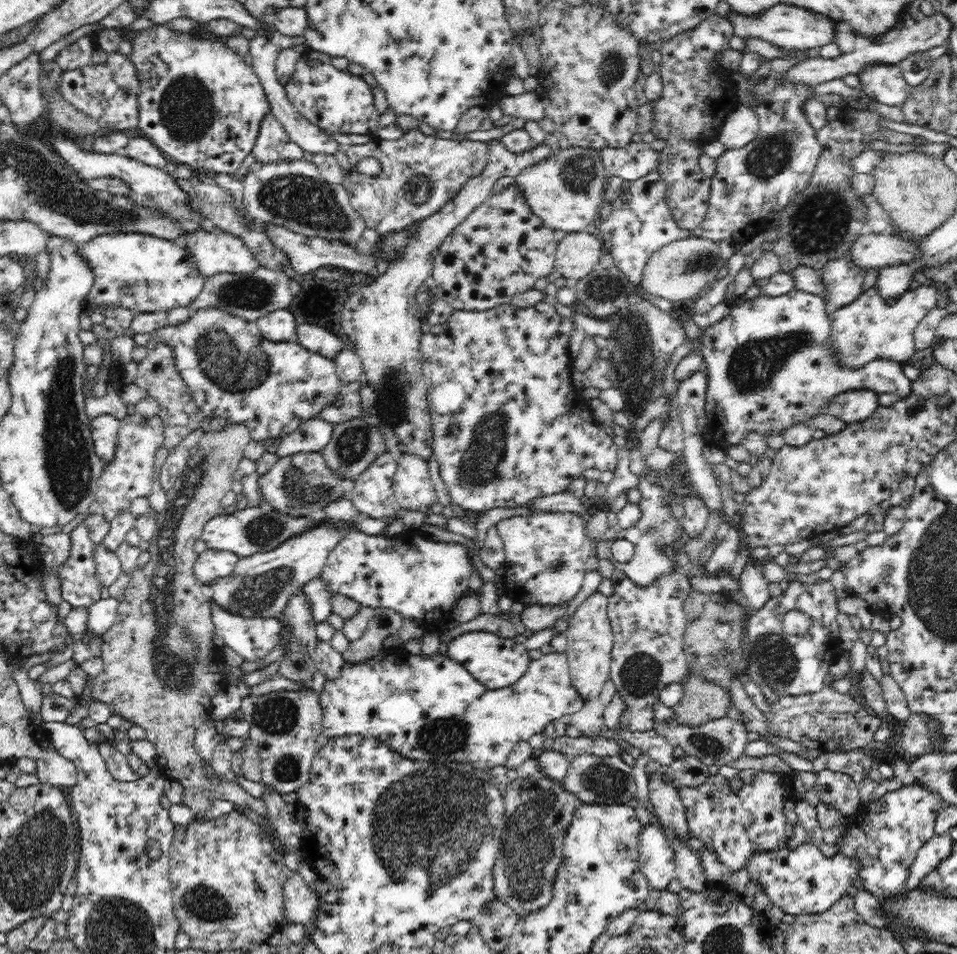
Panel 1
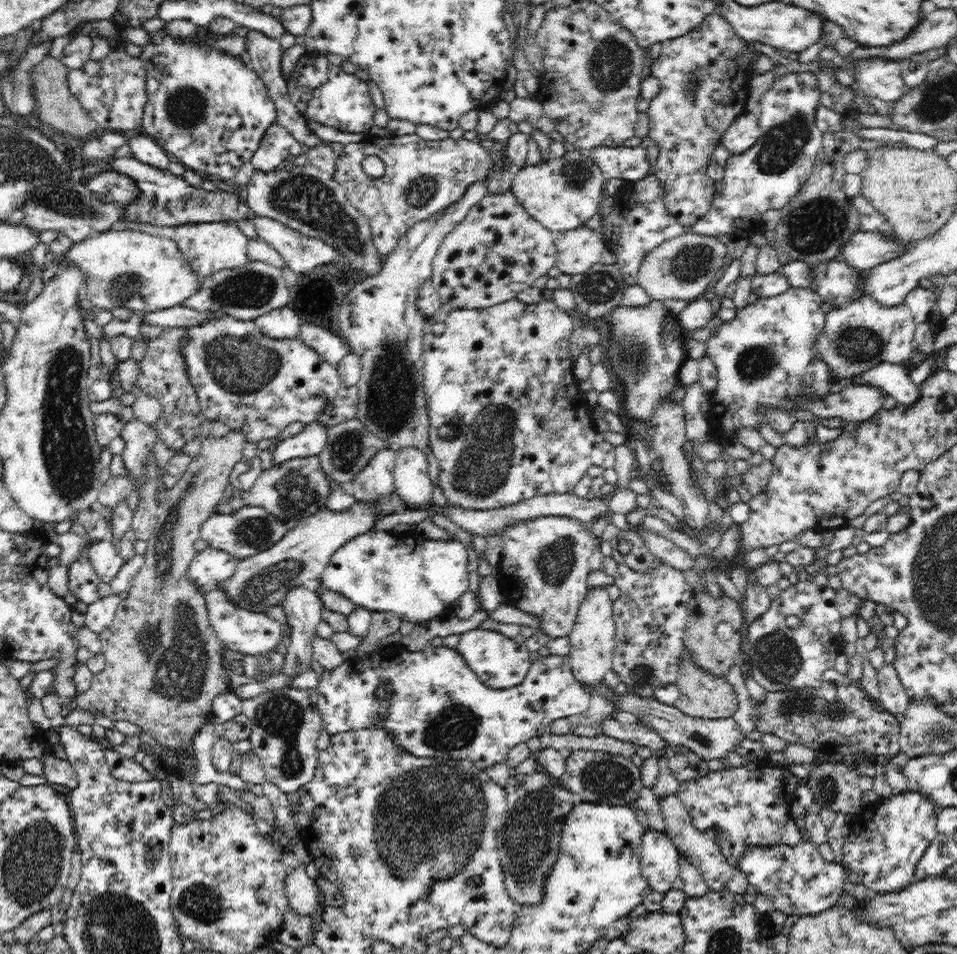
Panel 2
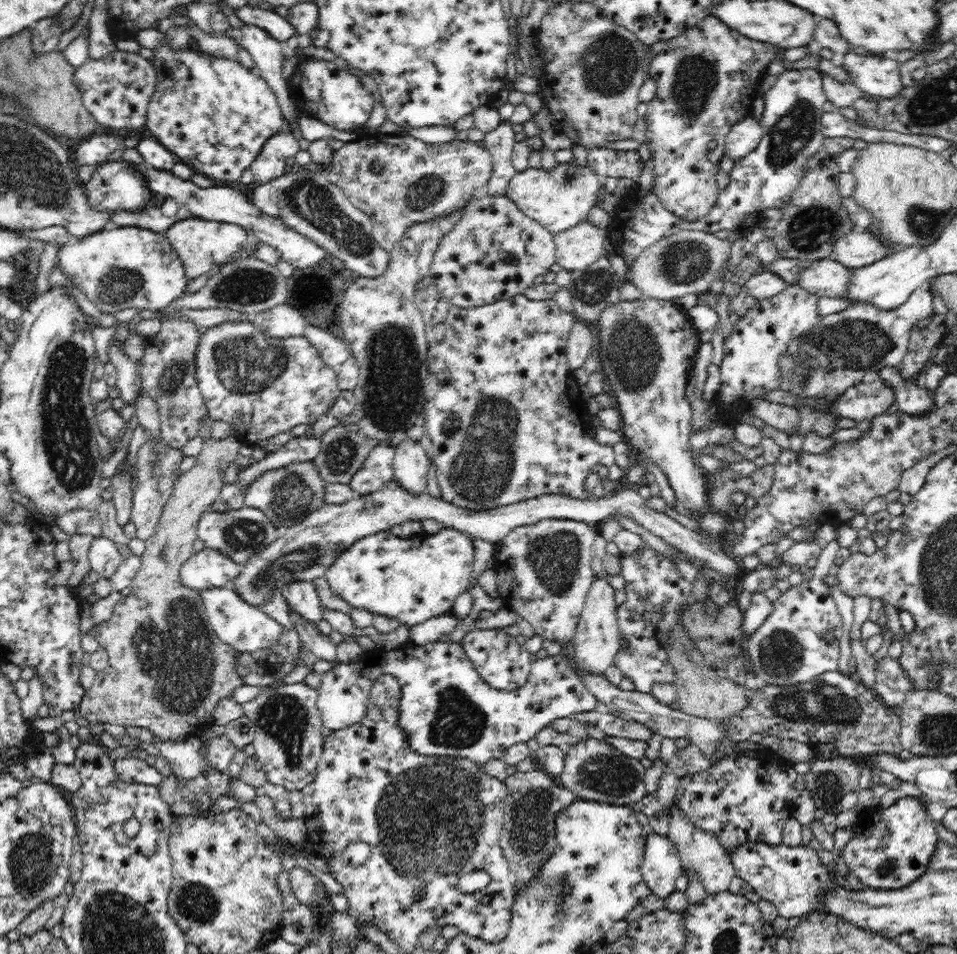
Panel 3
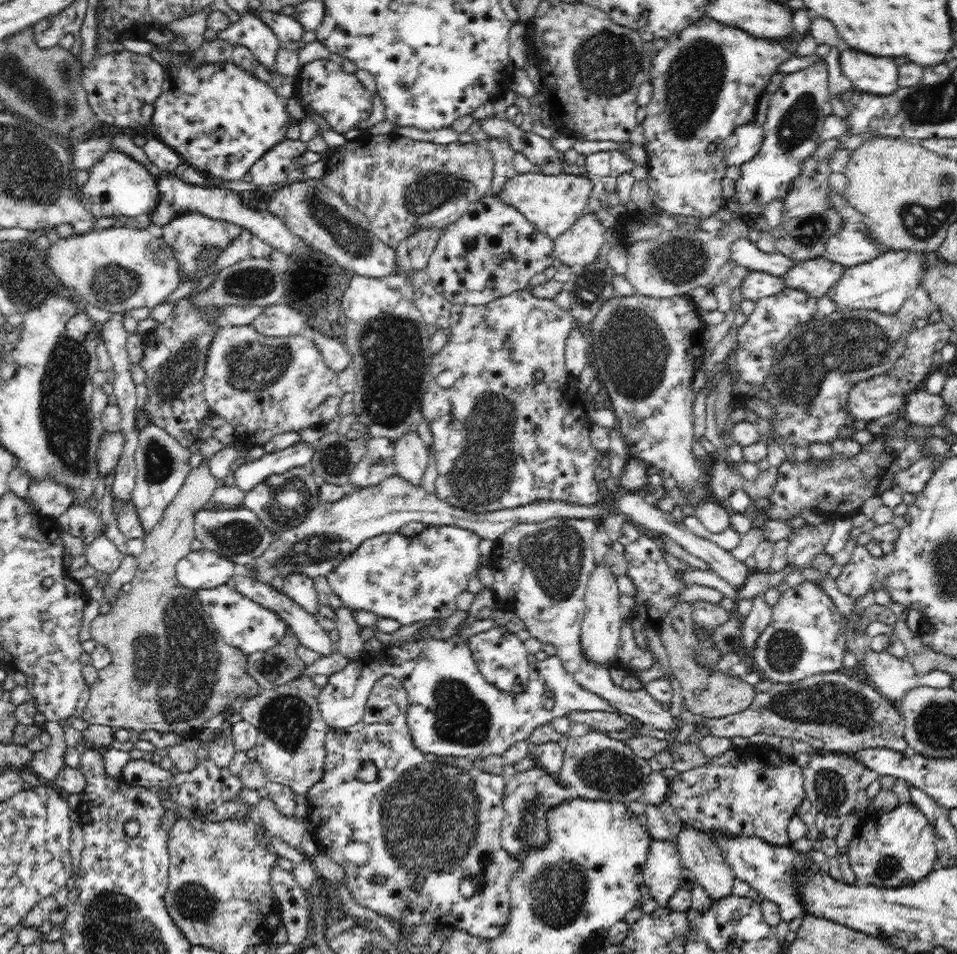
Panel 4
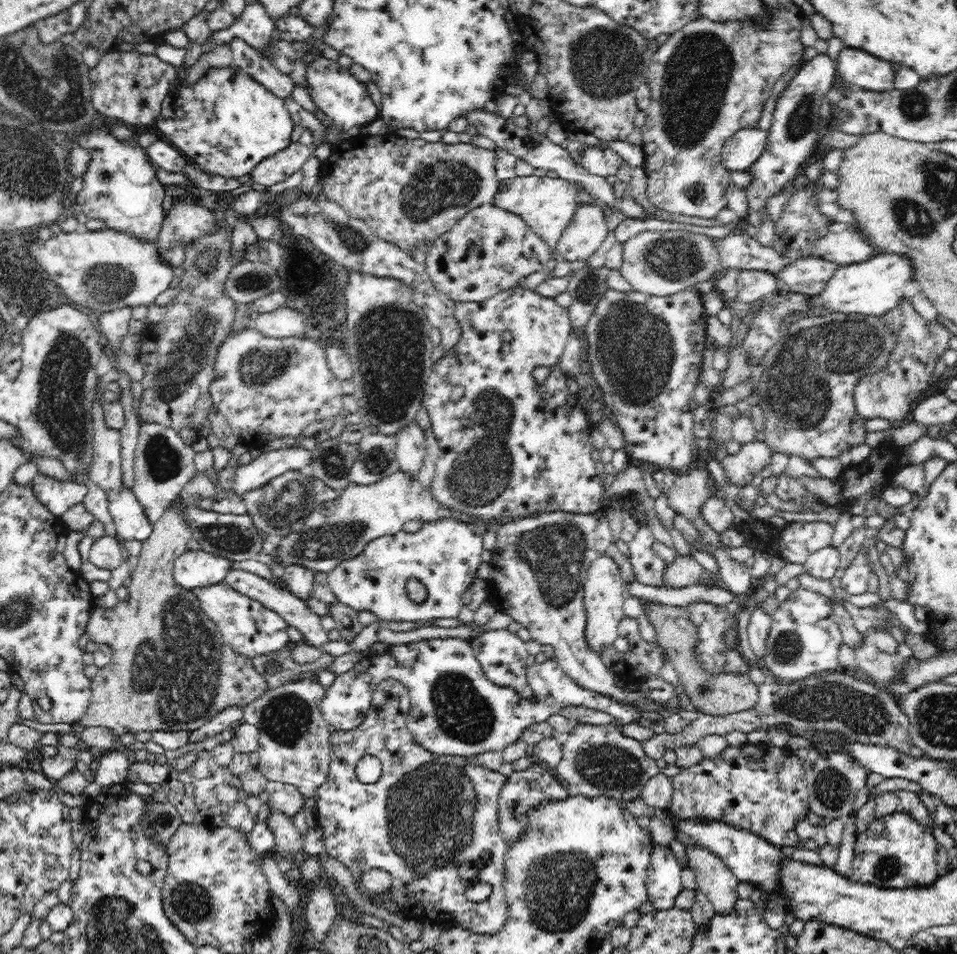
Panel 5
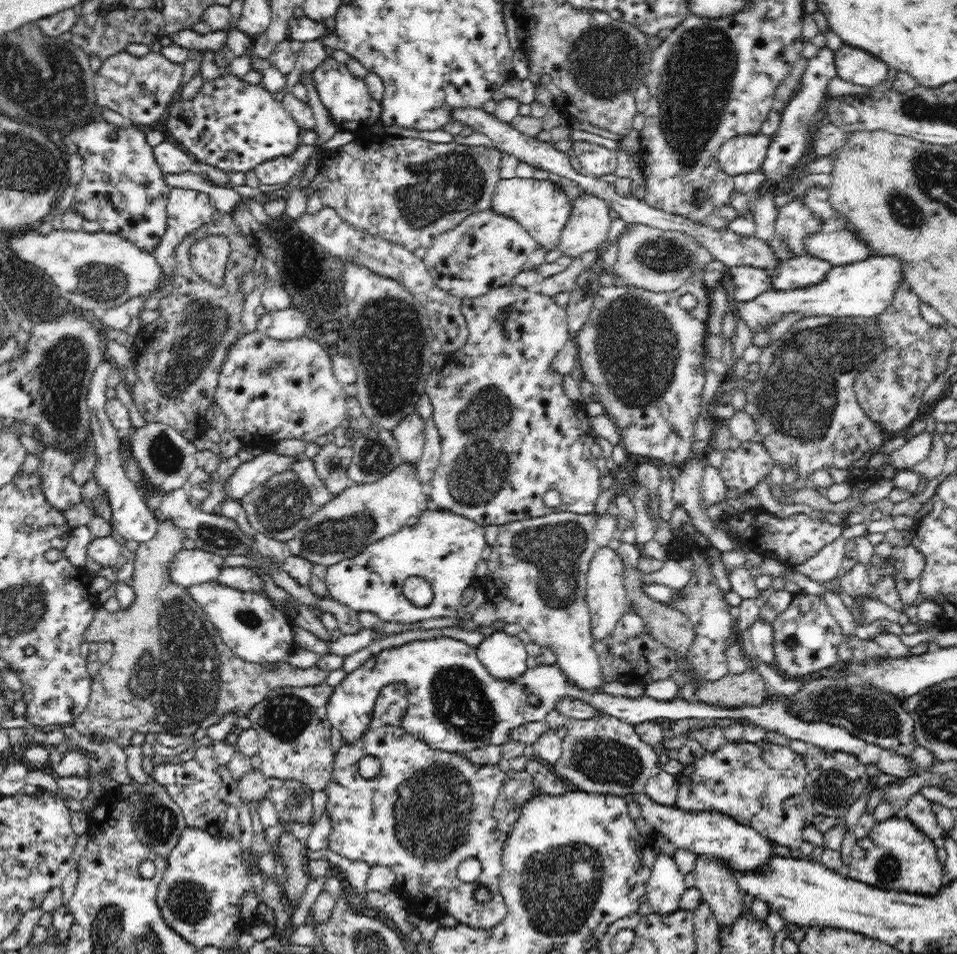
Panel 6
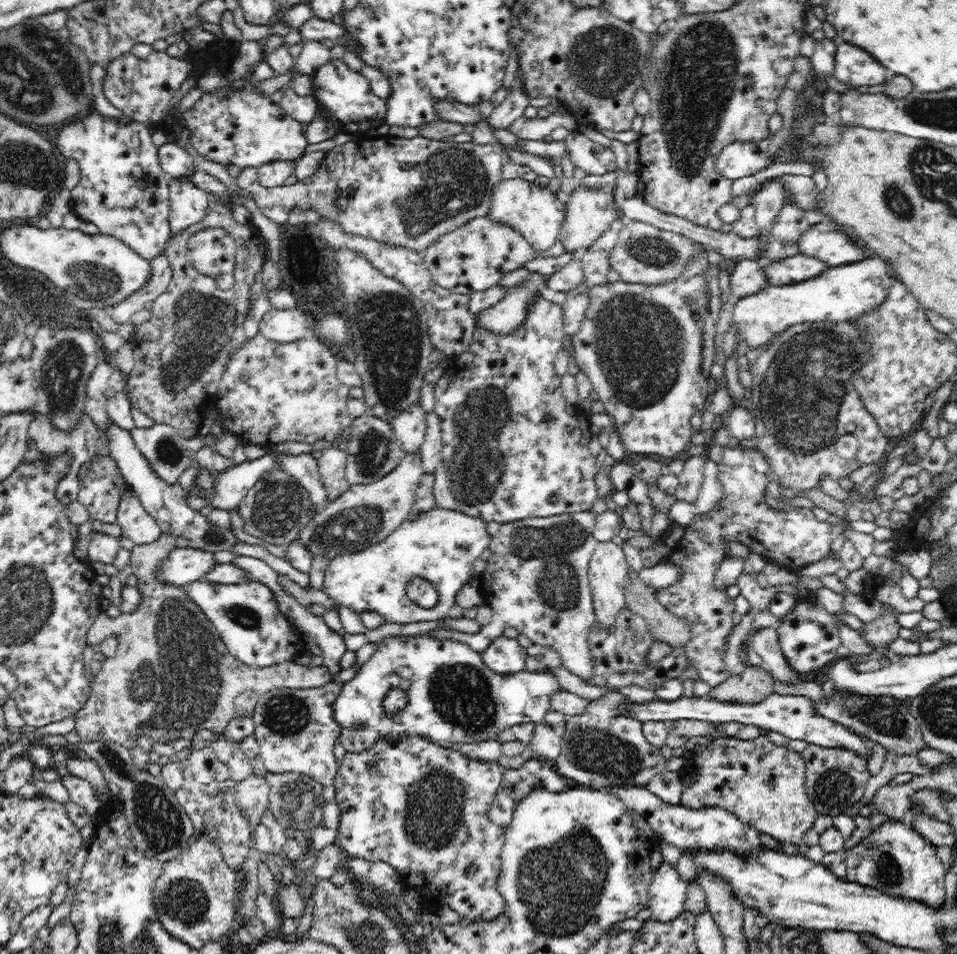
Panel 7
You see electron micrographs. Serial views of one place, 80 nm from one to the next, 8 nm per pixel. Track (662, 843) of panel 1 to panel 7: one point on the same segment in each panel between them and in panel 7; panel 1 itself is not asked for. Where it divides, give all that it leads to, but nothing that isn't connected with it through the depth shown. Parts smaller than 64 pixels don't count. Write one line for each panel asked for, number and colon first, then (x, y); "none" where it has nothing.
2: (659, 859)
3: (661, 866)
4: (661, 872)
5: (664, 882)
6: (665, 887)
7: (667, 893)

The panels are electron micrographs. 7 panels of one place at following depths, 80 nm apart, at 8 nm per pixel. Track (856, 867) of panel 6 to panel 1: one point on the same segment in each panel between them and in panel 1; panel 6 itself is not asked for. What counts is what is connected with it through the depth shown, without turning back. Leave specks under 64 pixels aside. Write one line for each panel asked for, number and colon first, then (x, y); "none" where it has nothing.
1: (894, 827)
2: (884, 855)
3: (892, 851)
4: (900, 848)
5: (900, 853)

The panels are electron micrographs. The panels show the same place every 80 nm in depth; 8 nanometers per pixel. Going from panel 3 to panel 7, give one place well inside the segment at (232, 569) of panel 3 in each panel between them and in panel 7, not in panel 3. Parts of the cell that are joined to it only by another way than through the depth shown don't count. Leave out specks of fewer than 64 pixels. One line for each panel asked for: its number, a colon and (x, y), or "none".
4: (203, 569)
5: (195, 568)
6: (189, 567)
7: (182, 566)

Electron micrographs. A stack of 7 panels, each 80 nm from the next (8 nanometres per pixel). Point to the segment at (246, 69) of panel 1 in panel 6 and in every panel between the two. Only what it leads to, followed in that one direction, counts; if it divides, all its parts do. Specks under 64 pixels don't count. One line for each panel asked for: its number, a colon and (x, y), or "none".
2: (207, 109)
3: (213, 113)
4: (220, 118)
5: (225, 123)
6: (233, 125)

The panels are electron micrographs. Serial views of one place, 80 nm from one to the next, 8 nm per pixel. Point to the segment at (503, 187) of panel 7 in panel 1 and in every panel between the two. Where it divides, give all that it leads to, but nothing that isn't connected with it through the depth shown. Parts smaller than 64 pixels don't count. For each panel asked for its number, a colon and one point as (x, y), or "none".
1: (565, 191)
2: (563, 193)
3: (561, 197)
4: (553, 203)
5: (547, 204)
6: (541, 207)

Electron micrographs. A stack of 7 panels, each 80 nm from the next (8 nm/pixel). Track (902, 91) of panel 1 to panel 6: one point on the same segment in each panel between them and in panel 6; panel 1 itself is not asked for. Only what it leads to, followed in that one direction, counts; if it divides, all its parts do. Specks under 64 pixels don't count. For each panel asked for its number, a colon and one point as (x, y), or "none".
2: (881, 78)
3: (877, 76)
4: (867, 73)
5: (859, 68)
6: (853, 64)

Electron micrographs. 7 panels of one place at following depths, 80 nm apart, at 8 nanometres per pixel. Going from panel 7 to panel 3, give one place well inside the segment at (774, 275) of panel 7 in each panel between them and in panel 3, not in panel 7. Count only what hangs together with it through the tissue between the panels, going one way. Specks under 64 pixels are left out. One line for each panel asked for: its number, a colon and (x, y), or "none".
3: (826, 277)
4: (816, 276)
5: (809, 275)
6: (804, 271)

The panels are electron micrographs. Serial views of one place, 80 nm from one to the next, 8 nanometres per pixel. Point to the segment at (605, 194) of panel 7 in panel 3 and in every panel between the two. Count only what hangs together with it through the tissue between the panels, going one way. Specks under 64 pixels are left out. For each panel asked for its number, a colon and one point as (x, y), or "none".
3: (577, 248)
4: (580, 244)
5: (583, 236)
6: (589, 221)

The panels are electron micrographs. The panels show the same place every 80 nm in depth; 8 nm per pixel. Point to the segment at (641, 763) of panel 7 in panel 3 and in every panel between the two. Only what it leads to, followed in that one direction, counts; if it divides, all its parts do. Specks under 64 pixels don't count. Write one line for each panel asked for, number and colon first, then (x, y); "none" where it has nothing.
3: (593, 770)
4: (595, 767)
5: (597, 761)
6: (603, 755)

